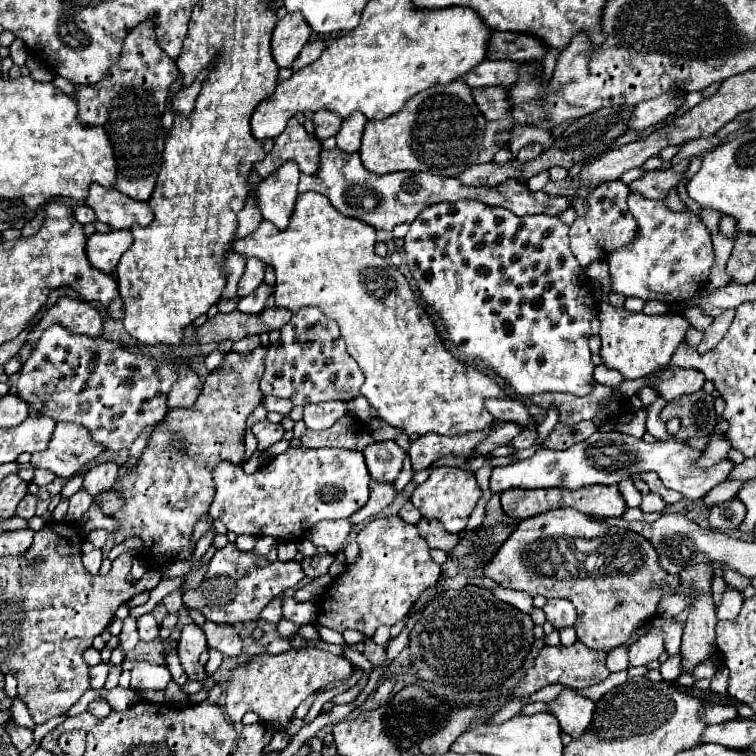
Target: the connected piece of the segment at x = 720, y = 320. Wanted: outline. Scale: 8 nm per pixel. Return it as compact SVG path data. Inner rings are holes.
M723 311L719 317L715 317L713 325L711 325L709 329L705 329L705 337L703 337L703 341L699 343L697 351L699 351L699 353L711 351L711 349L723 339L723 335L727 333L727 329L729 329L733 317L735 317L735 311Z

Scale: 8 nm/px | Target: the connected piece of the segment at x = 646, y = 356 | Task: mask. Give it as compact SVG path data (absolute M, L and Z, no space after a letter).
M601 301L597 317L601 321L599 337L603 365L619 371L625 379L639 379L659 367L665 367L671 361L675 349L683 343L687 329L691 327L683 315L649 317L645 313L631 313L617 307L613 309L607 301Z

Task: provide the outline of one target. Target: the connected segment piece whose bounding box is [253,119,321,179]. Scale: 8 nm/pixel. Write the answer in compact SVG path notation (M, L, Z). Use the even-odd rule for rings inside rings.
M289 119L285 131L275 139L271 153L265 155L261 163L253 165L253 171L265 179L277 171L287 161L295 161L301 173L315 173L319 169L321 145L313 139L297 119Z

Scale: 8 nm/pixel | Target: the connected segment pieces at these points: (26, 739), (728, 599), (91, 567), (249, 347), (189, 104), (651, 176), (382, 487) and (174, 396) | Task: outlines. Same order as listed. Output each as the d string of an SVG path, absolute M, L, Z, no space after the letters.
M15 727L15 729L9 731L9 735L11 735L11 739L13 739L13 743L15 743L15 747L19 751L23 751L23 749L27 749L27 747L31 747L35 743L33 731L29 731L25 727Z
M725 591L723 601L717 609L717 619L735 619L741 611L741 605L743 605L743 597L737 591Z
M85 541L83 543L83 565L85 565L85 569L91 573L91 575L97 575L99 573L99 567L101 567L101 549L97 549L97 547L93 547L93 543L91 541Z
M251 335L251 337L245 337L245 339L239 339L235 345L233 345L233 351L235 353L251 353L255 347L259 347L259 335Z
M197 77L197 81L187 87L187 89L181 89L175 97L173 97L173 109L175 109L175 115L187 115L193 111L193 103L199 95L199 89L201 89L201 77Z
M681 161L675 167L669 167L665 171L647 171L641 179L633 181L629 185L629 189L633 193L641 193L647 199L665 199L669 195L669 191L683 179L685 171L689 167L689 161Z
M371 481L371 497L367 501L365 507L361 507L355 515L351 515L351 521L355 525L363 523L365 519L371 519L375 517L377 513L381 513L387 505L393 503L393 499L397 497L397 491L395 491L395 485L393 483L375 483Z
M179 367L177 375L179 377L167 395L167 407L169 409L191 407L201 393L201 381L199 381L195 371L191 371L189 367Z

